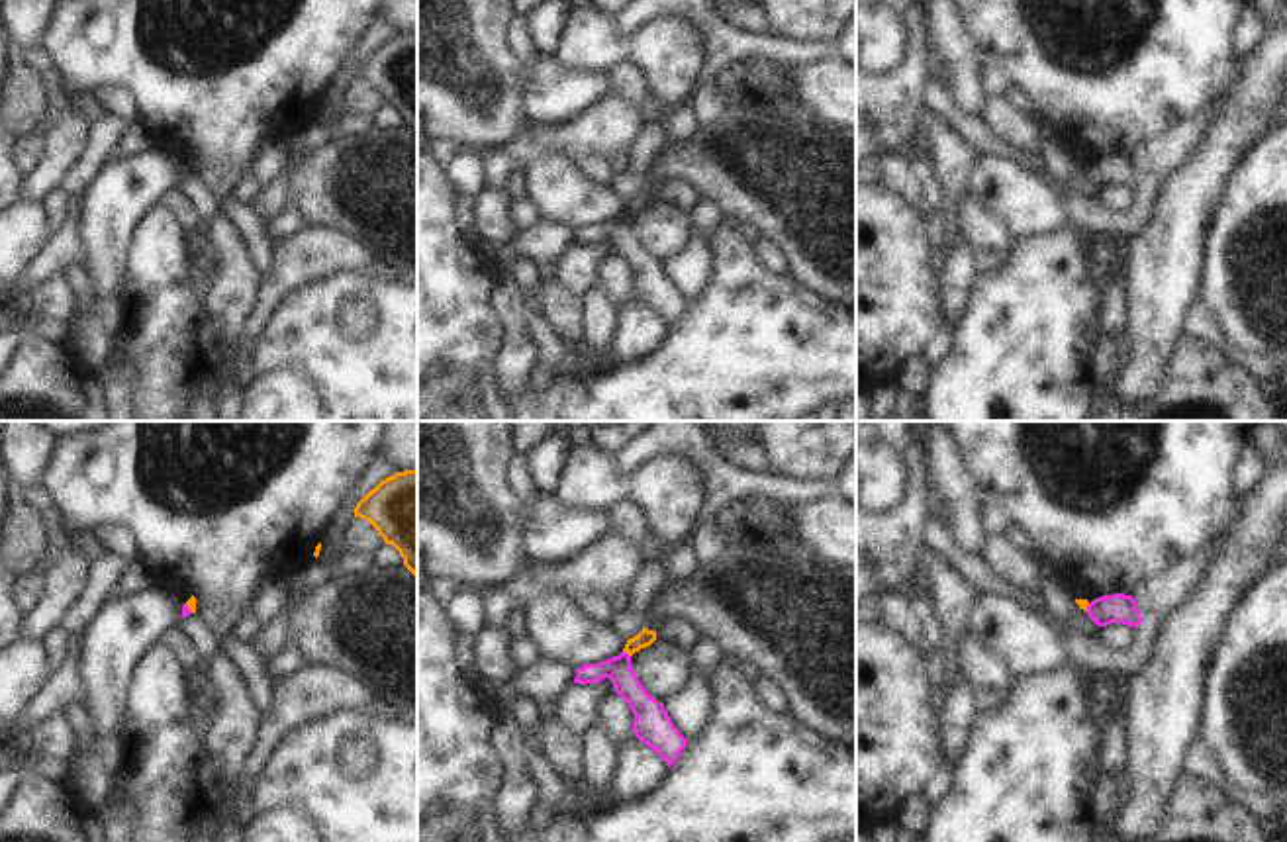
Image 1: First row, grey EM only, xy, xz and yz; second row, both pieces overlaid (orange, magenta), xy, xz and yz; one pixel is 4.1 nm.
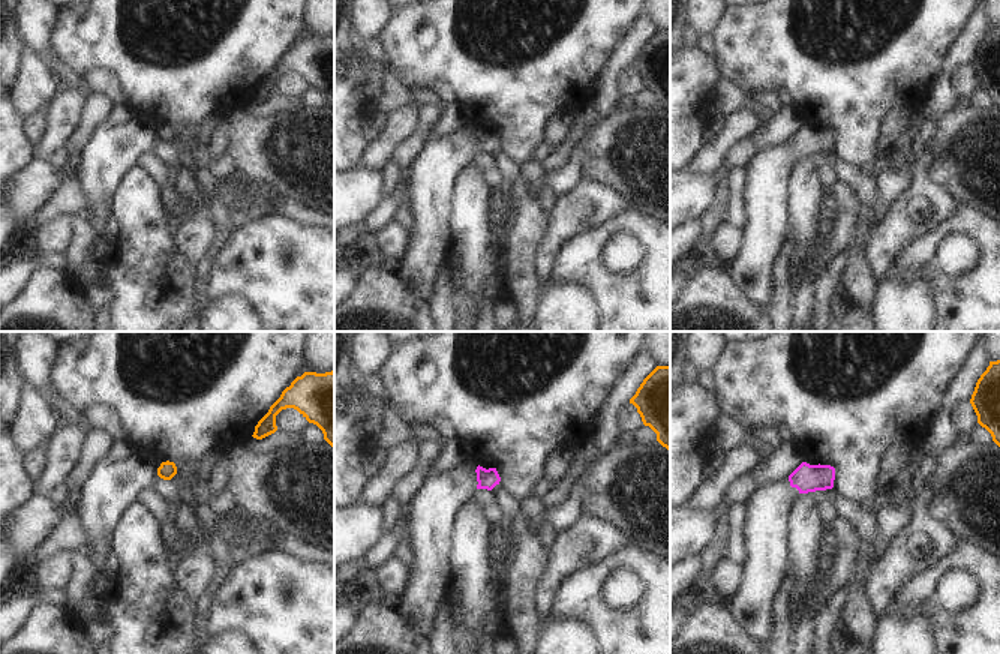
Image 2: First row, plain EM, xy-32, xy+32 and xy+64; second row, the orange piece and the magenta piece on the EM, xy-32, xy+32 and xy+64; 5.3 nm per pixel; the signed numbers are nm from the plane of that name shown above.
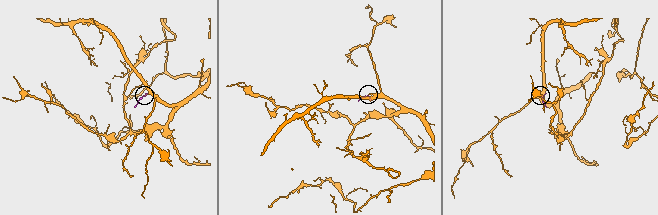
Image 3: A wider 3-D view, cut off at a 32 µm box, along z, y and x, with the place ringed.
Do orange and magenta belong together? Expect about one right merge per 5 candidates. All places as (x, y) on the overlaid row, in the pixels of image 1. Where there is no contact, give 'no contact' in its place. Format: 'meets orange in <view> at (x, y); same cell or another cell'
meets orange in xz at (627, 653); another cell

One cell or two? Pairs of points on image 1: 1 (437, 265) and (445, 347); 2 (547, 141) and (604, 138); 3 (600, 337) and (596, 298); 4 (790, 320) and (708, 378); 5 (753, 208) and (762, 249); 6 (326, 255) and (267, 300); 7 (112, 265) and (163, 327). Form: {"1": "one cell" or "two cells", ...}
{"1": "one cell", "2": "one cell", "3": "one cell", "4": "one cell", "5": "two cells", "6": "one cell", "7": "two cells"}

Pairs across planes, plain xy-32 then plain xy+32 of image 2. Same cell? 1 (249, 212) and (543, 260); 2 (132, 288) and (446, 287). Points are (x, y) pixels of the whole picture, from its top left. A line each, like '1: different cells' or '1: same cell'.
1: same cell
2: different cells

